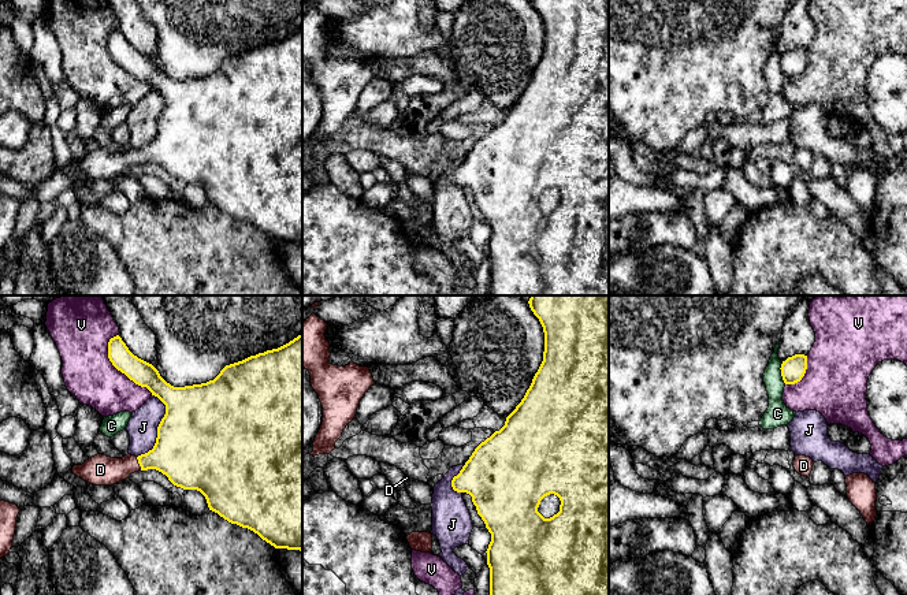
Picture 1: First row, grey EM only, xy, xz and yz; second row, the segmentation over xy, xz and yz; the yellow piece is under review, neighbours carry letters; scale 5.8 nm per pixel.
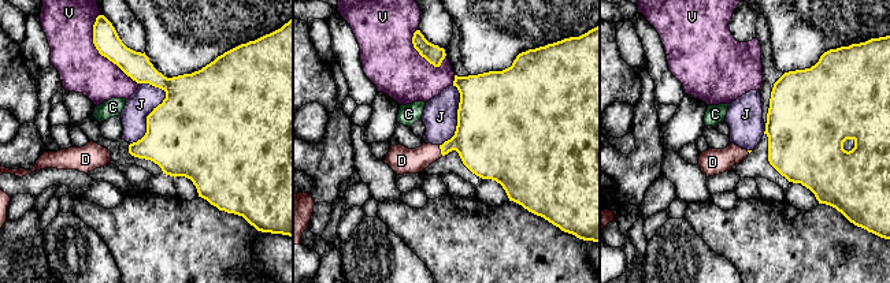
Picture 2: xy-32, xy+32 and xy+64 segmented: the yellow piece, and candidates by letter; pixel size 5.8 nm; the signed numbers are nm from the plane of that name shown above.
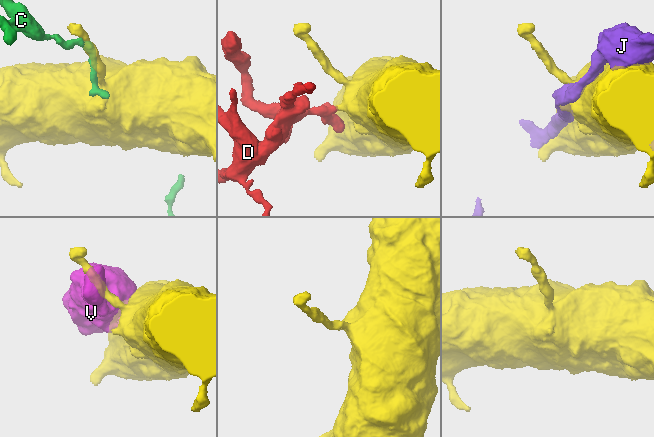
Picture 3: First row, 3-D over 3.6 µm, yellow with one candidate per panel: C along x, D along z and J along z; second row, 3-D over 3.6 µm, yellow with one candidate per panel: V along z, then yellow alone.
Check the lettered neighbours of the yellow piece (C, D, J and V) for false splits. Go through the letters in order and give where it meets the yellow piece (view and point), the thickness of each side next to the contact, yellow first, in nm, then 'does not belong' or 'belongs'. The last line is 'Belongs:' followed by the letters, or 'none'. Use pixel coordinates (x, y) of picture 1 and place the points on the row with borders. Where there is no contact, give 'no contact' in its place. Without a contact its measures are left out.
C: yz (781, 374) | 140/140 nm | does not belong
D: xy (138, 463) | 320/180 nm | belongs
J: xy (158, 428) | 500/180 nm | does not belong
V: xy (119, 369) | 140/300 nm | does not belong
Belongs: D

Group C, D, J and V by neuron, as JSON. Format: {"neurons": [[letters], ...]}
{"neurons": [["C"], ["D"], ["J"], ["V"]]}

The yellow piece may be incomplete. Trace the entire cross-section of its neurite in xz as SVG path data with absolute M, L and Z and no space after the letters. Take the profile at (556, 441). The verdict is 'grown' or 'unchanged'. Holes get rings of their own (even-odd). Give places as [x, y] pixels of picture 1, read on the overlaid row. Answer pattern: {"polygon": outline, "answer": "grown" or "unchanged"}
{"polygon": "M531 295L528 304L543 327L543 361L505 425L475 449L453 477L451 487L472 497L477 514L491 533L486 551L490 595L609 595L609 295Z", "answer": "grown"}

